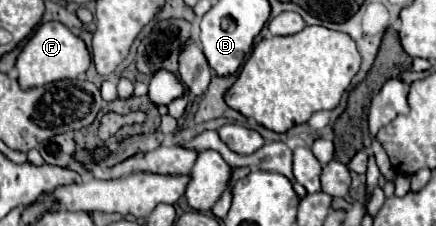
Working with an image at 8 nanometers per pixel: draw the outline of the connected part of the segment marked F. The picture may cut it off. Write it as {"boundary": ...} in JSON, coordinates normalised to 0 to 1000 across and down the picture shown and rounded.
{"boundary":[[[101,97],[87,115],[87,133],[69,159],[69,177],[55,195],[37,257],[37,310],[41,310],[41,372],[46,389],[83,389],[101,381],[110,363],[128,354],[156,354],[179,345],[193,327],[206,292],[206,239],[197,195],[165,150],[147,106],[138,97]]]}

